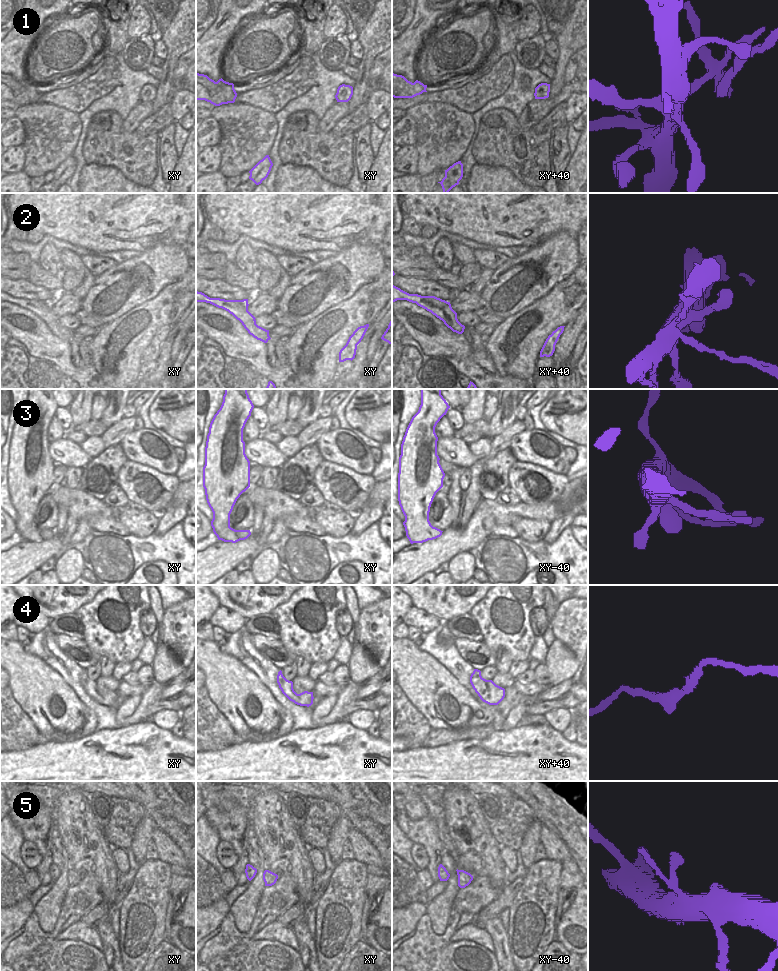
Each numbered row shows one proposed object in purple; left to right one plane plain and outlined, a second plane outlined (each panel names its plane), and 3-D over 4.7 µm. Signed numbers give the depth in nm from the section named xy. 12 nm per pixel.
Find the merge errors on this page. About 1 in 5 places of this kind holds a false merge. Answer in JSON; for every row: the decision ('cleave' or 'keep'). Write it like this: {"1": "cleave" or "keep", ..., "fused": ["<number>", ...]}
{"1": "cleave", "2": "keep", "3": "keep", "4": "keep", "5": "keep", "fused": ["1"]}

